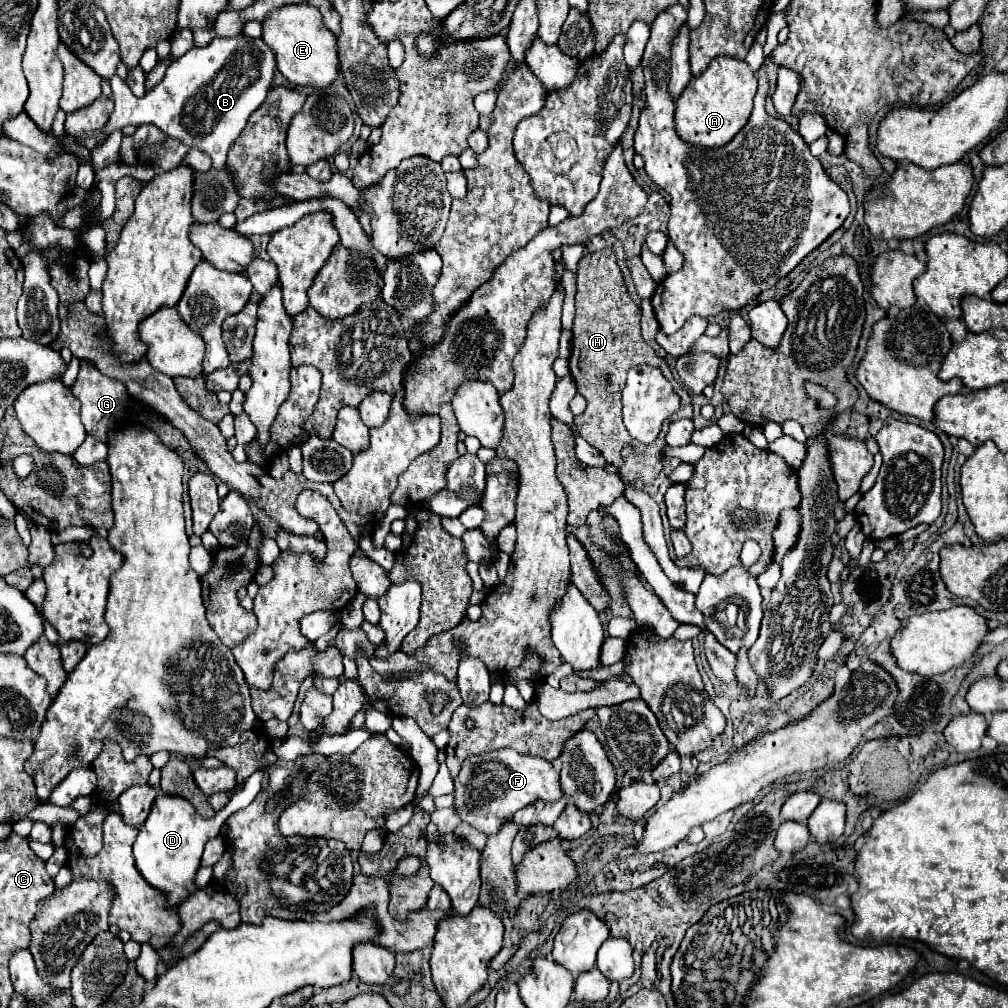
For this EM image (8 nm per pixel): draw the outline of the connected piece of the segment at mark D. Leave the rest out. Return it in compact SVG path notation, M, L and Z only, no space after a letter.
M157 793L147 821L139 827L139 835L133 845L133 855L141 875L145 875L145 879L153 887L167 893L169 905L179 905L189 893L197 889L193 885L193 879L201 863L203 847L209 839L219 835L219 829L227 821L227 817L229 813L221 811L219 819L203 819L197 809L193 809L193 805L183 797Z

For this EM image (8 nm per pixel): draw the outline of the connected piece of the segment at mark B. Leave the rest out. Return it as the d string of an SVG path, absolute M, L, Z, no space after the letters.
M245 35L215 37L207 47L193 47L181 59L173 61L167 67L165 79L143 97L135 97L127 83L113 75L111 89L115 109L101 133L109 137L125 125L139 127L153 123L167 137L207 153L215 169L225 169L227 151L241 135L249 115L267 99L275 69L275 53L263 39Z

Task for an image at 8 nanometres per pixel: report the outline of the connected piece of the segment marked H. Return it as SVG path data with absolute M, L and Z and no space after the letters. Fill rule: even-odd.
M611 249L587 253L577 267L577 297L575 297L575 323L573 323L573 349L571 349L571 375L577 383L577 391L587 399L587 409L575 419L577 431L581 437L599 449L599 453L605 457L607 463L617 467L617 473L635 485L649 487L659 473L663 471L663 465L667 461L667 455L663 453L665 449L665 435L667 435L667 423L663 425L663 431L659 433L657 441L651 445L641 445L631 439L629 431L625 429L621 421L621 391L625 387L625 375L629 367L633 367L637 361L647 363L647 365L657 365L665 377L673 383L673 389L677 389L681 397L681 409L673 413L675 419L693 419L693 407L691 407L691 397L683 389L679 381L673 379L673 373L667 365L665 359L657 357L655 351L643 341L641 337L641 309L633 303L629 297L625 285L623 285L623 275L617 267L615 253ZM625 445L635 445L637 447L637 457L631 455L627 459L621 457L621 449Z

